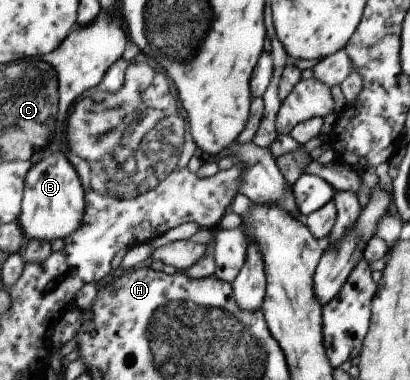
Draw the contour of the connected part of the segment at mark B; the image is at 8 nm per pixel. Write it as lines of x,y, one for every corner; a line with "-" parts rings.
61,150
36,164
33,164
33,167
26,175
24,194
17,221
26,241
39,240
51,243
51,241
55,239
65,239
82,225
84,211
85,198
83,184
81,183
73,164

